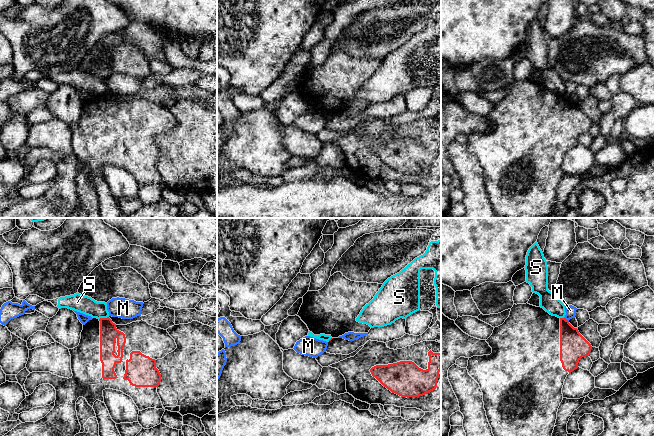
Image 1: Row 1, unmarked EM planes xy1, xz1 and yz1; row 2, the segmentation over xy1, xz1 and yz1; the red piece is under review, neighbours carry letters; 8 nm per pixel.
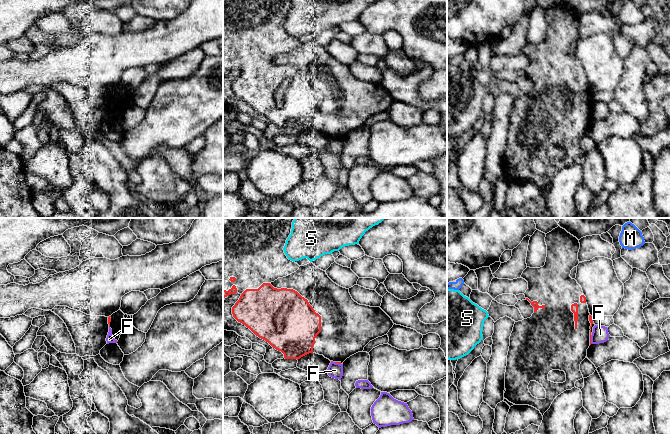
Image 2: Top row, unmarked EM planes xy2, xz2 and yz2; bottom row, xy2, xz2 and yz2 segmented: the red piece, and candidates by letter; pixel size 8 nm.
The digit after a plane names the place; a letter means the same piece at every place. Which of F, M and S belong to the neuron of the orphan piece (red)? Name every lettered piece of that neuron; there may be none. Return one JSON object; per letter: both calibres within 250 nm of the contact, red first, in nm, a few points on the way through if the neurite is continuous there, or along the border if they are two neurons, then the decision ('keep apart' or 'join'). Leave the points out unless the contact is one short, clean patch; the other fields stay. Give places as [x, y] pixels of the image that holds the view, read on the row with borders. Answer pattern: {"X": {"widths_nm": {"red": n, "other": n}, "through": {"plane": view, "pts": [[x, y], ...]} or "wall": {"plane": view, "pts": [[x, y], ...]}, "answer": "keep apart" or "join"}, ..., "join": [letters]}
{"F": {"widths_nm": {"red": 20, "other": 130}, "answer": "keep apart"}, "M": {"widths_nm": {"red": 220, "other": 90}, "wall": {"plane": "yz1", "pts": [[564, 317], [568, 321]]}, "answer": "keep apart"}, "S": {"widths_nm": {"red": 140, "other": 140}, "wall": {"plane": "xy1", "pts": [[108, 316], [99, 319]]}, "answer": "keep apart"}, "join": []}

